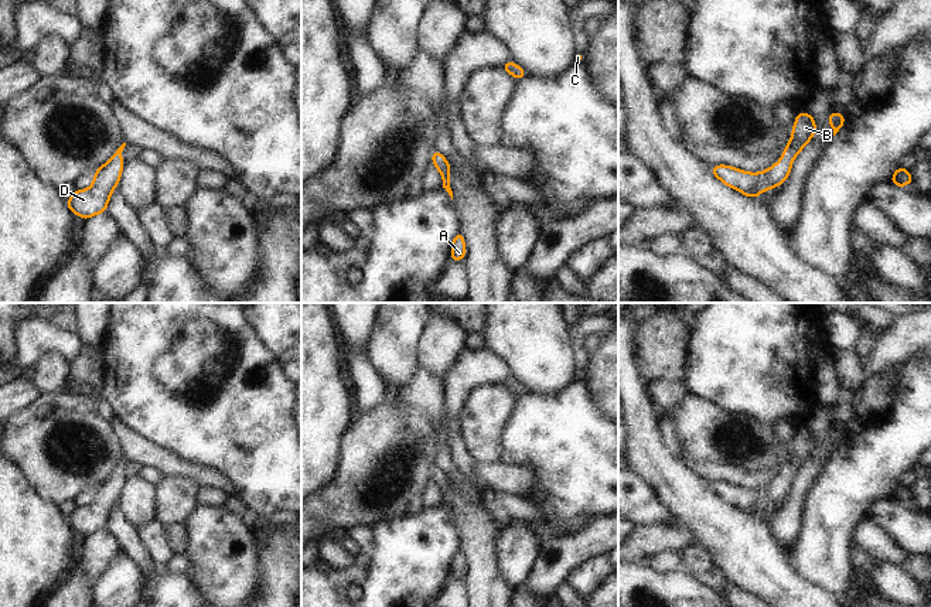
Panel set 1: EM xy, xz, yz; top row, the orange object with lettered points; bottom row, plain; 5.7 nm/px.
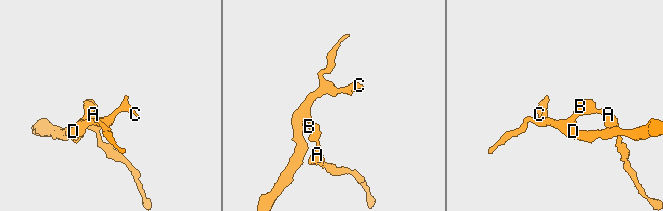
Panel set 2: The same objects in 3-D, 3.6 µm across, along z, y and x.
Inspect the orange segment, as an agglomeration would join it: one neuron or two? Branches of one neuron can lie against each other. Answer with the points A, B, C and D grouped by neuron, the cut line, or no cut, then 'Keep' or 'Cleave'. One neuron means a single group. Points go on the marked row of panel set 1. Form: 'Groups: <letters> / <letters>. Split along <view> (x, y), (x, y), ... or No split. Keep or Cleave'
Groups: A B C D. No split. Keep

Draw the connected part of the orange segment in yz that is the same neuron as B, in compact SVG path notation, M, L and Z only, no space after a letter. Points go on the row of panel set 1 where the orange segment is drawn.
M804 110L795 116L791 139L782 150L782 157L767 170L748 173L737 167L717 164L710 167L710 171L726 187L737 190L748 198L757 198L763 191L777 188L790 178L794 158L812 140L815 132L815 119Z

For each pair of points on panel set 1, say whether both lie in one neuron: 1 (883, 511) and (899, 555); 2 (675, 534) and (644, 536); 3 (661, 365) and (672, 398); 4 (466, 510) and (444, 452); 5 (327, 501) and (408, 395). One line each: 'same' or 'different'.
1: different
2: same
3: different
4: different
5: different

